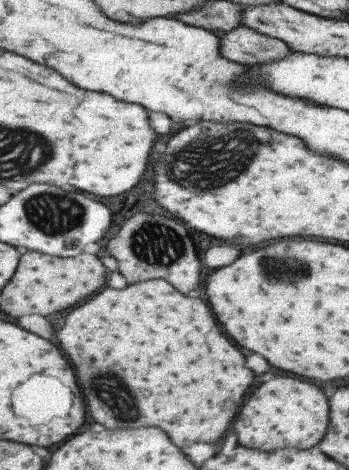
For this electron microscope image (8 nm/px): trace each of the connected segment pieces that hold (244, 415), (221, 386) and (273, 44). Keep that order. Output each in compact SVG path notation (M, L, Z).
M299 376L275 377L263 382L255 389L245 408L235 423L239 442L249 448L259 450L279 450L279 448L311 448L325 438L329 424L329 402L323 392Z
M167 280L131 284L125 290L103 290L67 314L57 338L77 368L93 420L107 428L159 426L183 450L197 442L219 442L255 382L253 370L245 366L245 354L221 330L209 304L177 292Z
M250 27L235 28L221 37L221 54L245 67L283 60L293 52L281 38L262 34Z

